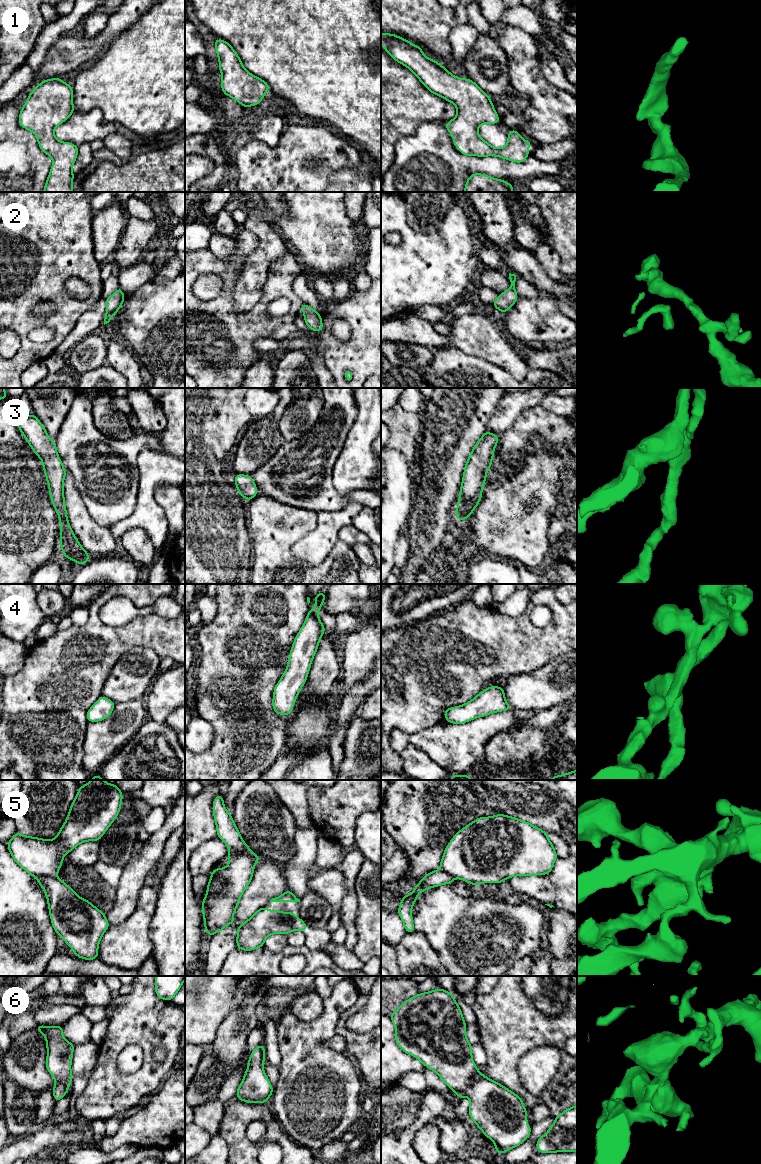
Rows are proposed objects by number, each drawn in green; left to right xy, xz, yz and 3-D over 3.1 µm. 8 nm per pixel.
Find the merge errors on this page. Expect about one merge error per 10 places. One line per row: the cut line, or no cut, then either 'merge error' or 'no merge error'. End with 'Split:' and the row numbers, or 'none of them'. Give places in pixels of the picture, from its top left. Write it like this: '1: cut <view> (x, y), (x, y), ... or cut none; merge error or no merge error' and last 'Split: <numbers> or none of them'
1: cut none; no merge error
2: cut none; no merge error
3: cut none; no merge error
4: cut none; no merge error
5: cut none; no merge error
6: cut none; no merge error
Split: none of them

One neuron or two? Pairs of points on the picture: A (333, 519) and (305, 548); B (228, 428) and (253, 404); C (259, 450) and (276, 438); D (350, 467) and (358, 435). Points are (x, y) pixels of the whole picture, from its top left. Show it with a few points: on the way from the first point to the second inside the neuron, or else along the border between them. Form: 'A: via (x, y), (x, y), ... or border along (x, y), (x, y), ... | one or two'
A: via (327, 526), (312, 541) | one
B: border along (243, 398), (245, 408), (254, 418) | two
C: via (263, 446), (272, 438) | one
D: via (357, 459), (358, 443) | one

